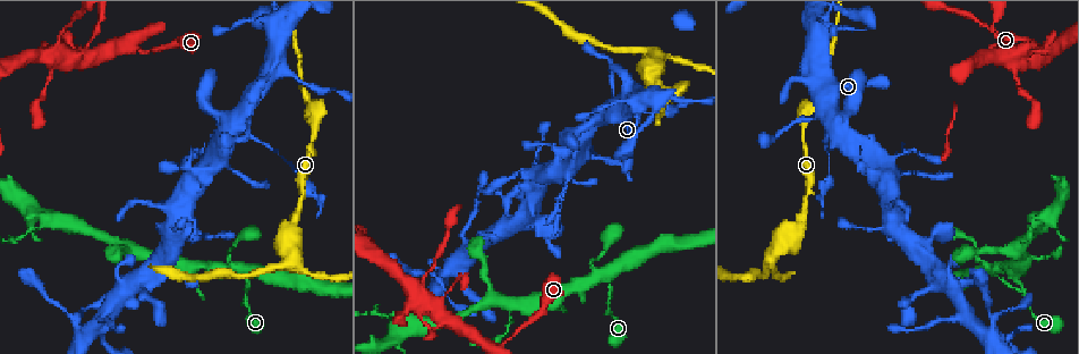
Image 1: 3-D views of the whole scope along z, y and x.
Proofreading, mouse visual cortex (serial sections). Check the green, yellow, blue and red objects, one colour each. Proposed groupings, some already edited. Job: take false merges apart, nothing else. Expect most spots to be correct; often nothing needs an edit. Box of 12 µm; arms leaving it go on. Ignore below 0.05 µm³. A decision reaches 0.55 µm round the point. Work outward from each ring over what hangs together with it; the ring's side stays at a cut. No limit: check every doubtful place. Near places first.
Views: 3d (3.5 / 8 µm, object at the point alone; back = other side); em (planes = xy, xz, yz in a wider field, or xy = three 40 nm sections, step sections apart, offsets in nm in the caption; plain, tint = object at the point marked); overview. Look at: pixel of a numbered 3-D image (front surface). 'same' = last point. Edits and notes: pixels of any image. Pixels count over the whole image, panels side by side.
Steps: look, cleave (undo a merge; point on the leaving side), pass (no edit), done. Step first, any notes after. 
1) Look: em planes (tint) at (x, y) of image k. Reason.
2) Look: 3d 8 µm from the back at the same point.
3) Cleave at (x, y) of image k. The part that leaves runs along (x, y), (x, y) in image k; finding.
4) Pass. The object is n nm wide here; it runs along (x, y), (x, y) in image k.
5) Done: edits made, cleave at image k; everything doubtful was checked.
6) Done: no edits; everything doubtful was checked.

Look: 3d 3.5 µm at (989, 311) of image 1. Side arm on a straight run.

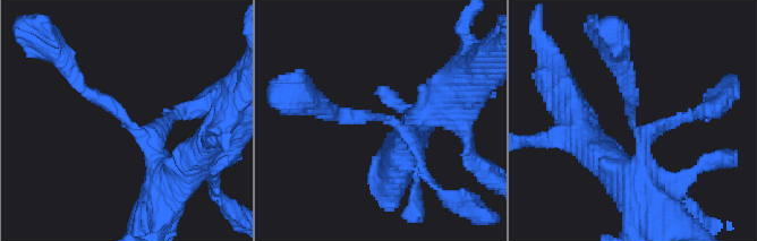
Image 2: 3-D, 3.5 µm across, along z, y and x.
Look: em xy step 2 (tint) at (385, 114) of image 2. 3 arms meet here; the arms are 150, 200, 350 nm wide; now the EM.

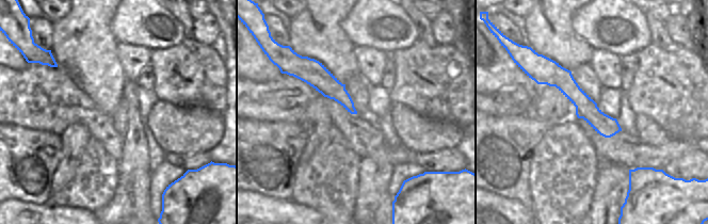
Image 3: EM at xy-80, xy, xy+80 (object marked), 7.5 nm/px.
Pass. It runs along (171, 172), (147, 137), (74, 75) in image 2; one cell here.

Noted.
Look: 3d 8 µm at (1009, 54) of image 1. Small branch off a trunk.

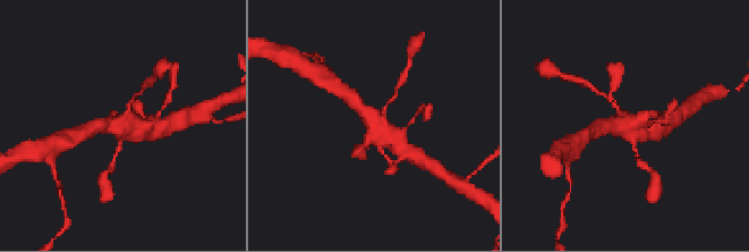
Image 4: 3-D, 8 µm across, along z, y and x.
Look: em planes (tint) at (626, 122) of image 4.

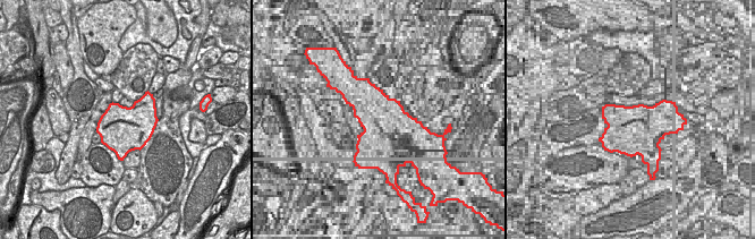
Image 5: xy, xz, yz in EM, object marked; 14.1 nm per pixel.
Pass. It runs along (410, 152), (363, 109) in image 4; continuous, no second cell.

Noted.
Look: 3d 3.5 µm at (994, 34) of image 1. Calibre changes.

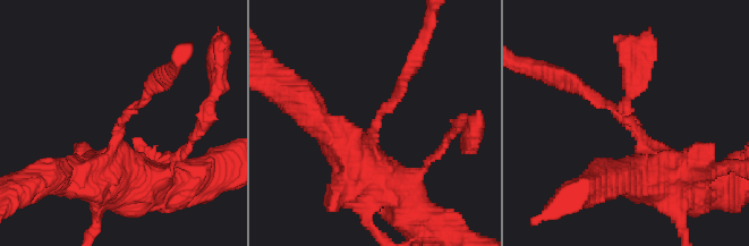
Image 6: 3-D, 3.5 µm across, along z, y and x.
Look: em xy step 1 (tint) at (376, 124) of image 6. The arms are 150, 450 nm wide; shape alone is not enough.

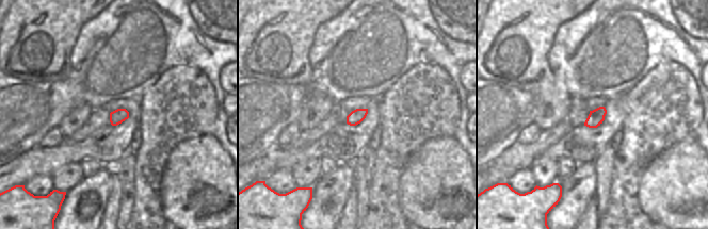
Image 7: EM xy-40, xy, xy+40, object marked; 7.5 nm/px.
Look: em xy step 2 (tint) at the same point.

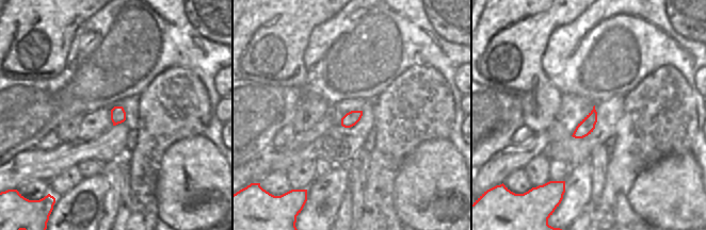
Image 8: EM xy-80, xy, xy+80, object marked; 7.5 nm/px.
Pass. It runs along (679, 172), (577, 83) in image 6; continuous, no second cell.

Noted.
Look: 3d 3.5 µm at (281, 158) of image 1. Thick turns thin.

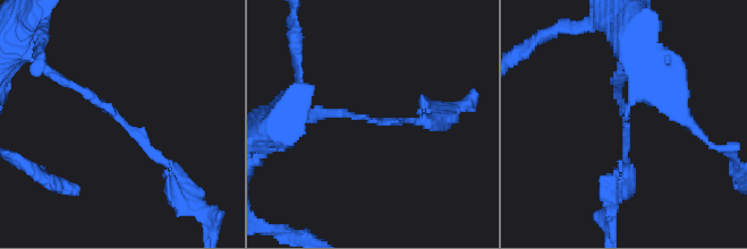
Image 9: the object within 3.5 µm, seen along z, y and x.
Look: em xy step 1 (plain) at (365, 117) of image 9. The arms are 100, 150 nm wide.

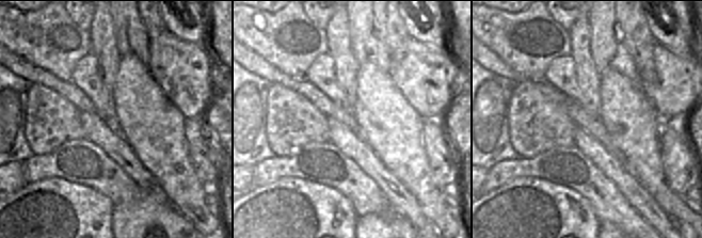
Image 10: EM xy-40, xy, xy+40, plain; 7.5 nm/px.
Look: em xy step 1 (tint) at the same point. Where the object lies.

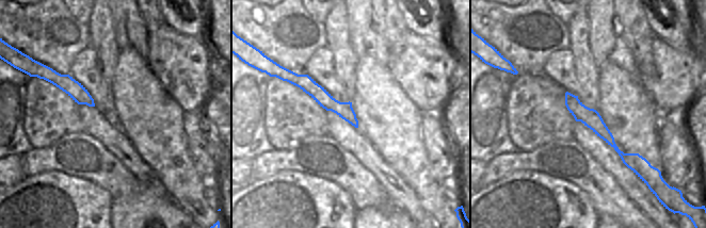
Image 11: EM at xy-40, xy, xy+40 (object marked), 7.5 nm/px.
Pass. It runs along (49, 71), (94, 96), (168, 165) in image 9; continuous, no second cell.

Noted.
Look: 3d 3.5 µm at (293, 258) of image 1.

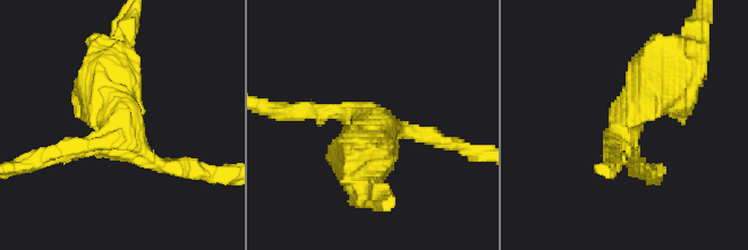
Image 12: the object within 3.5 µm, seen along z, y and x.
Look: em xy step 1 (tint) at (624, 132) of image 12. 3 arms meet here; the arms are 200, 250, 700 nm wide; need the tissue.

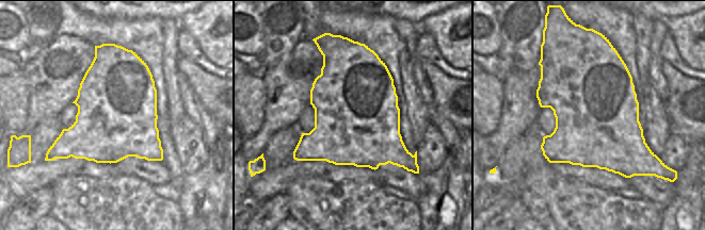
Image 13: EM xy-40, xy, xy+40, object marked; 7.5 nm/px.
Look: em planes (tint) at the same point.

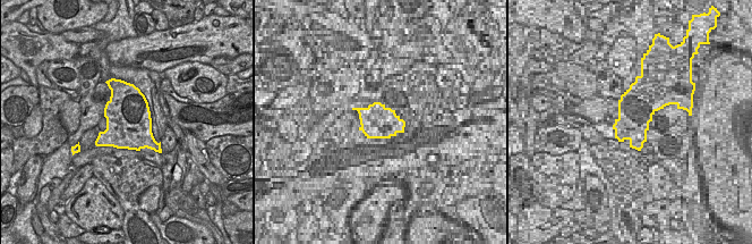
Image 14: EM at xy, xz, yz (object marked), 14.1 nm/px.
Pass. Continuous, no second cell.

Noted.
Done: no edits; everything doubtful was checked.

